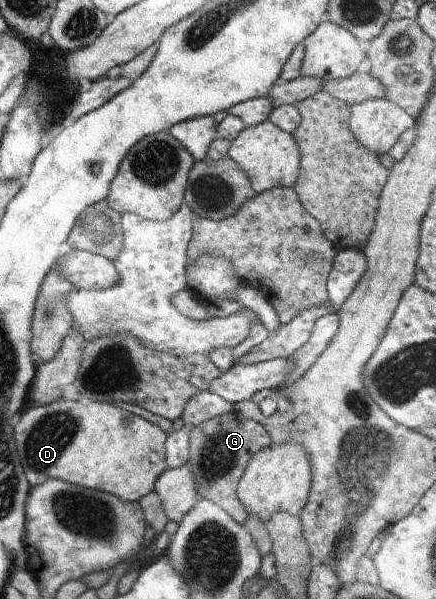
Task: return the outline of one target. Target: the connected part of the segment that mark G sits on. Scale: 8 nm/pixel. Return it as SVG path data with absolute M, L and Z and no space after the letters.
M233 411L191 428L189 437L190 458L187 465L192 469L199 499L212 501L243 526L249 513L239 501L236 487L253 454L272 444L267 430L261 423Z

